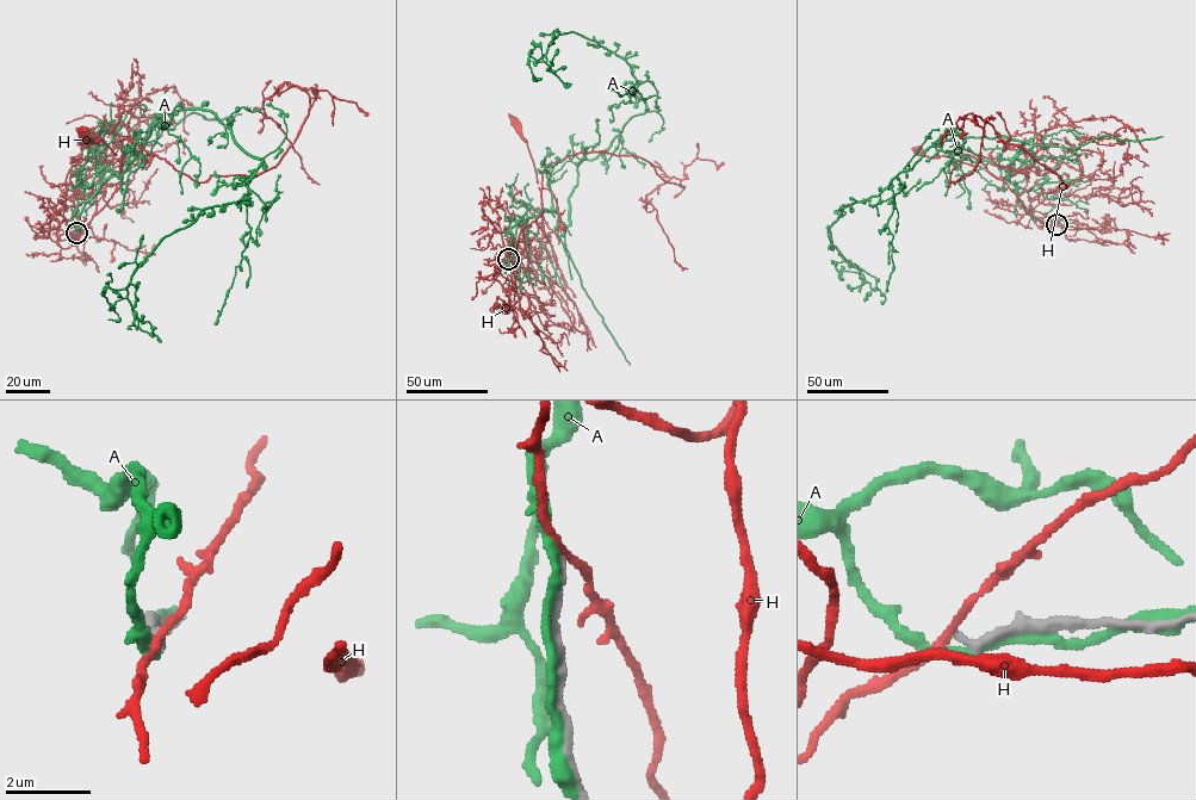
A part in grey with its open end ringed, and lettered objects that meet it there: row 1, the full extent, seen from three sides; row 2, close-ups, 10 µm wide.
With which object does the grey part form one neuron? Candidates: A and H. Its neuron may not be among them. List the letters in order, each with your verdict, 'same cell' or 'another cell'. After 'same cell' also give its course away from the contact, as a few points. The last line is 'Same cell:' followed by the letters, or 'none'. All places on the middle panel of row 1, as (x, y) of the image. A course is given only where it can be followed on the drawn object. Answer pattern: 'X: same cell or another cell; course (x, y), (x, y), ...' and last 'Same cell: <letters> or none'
A: another cell
H: another cell
Same cell: none

